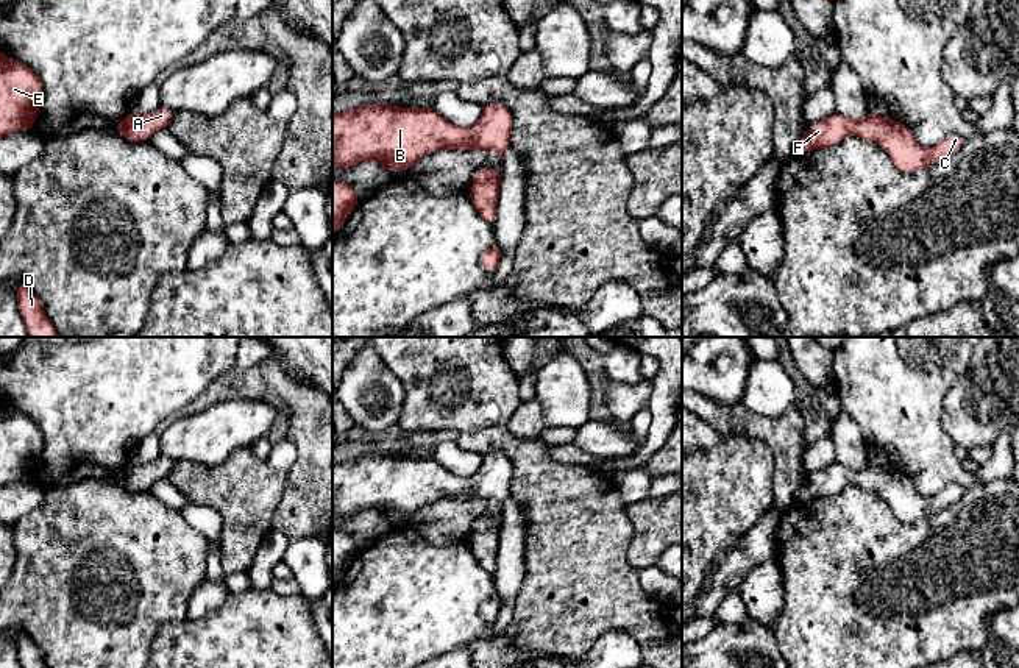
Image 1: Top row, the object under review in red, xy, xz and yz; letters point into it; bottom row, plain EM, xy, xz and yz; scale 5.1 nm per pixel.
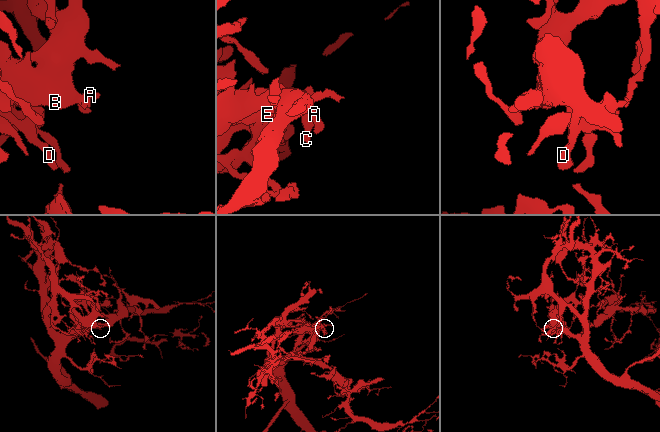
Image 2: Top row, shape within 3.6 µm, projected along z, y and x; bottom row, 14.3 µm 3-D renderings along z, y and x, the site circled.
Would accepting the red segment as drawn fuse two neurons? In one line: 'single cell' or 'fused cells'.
single cell

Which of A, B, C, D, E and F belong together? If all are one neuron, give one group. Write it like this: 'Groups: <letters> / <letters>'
Groups: A B C D E F

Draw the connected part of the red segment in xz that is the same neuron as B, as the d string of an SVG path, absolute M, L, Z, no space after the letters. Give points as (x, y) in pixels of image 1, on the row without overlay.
M375 451L332 465L332 515L353 518L362 510L375 510L398 524L438 499L495 501L501 506L501 521L479 518L468 543L474 559L493 577L510 481L512 464L502 451L485 454L471 476L456 476L434 459Z

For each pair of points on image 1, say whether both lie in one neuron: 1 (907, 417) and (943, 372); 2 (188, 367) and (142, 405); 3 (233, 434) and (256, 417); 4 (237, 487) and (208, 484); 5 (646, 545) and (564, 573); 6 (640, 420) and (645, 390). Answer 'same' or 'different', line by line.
1: same
2: same
3: same
4: same
5: different
6: different

